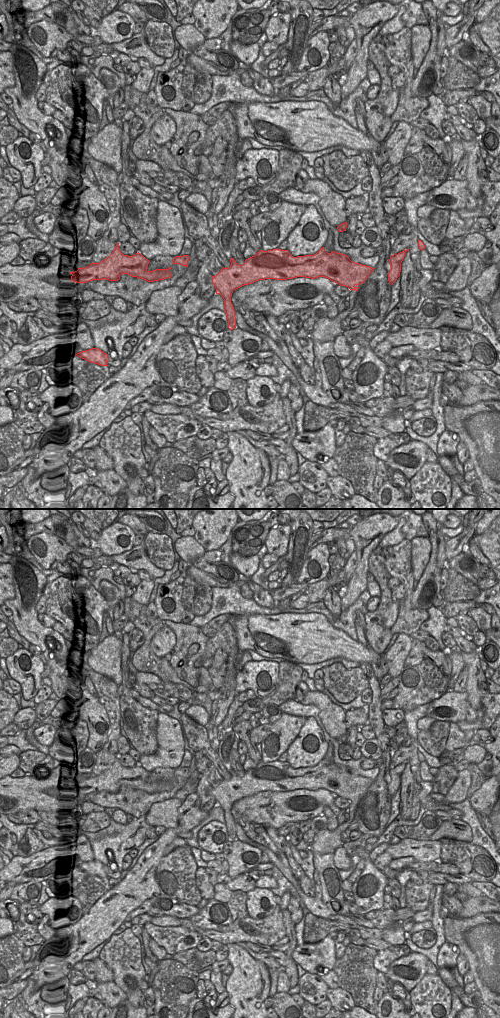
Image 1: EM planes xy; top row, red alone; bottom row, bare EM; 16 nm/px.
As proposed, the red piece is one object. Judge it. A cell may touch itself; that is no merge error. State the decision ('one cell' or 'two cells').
one cell

